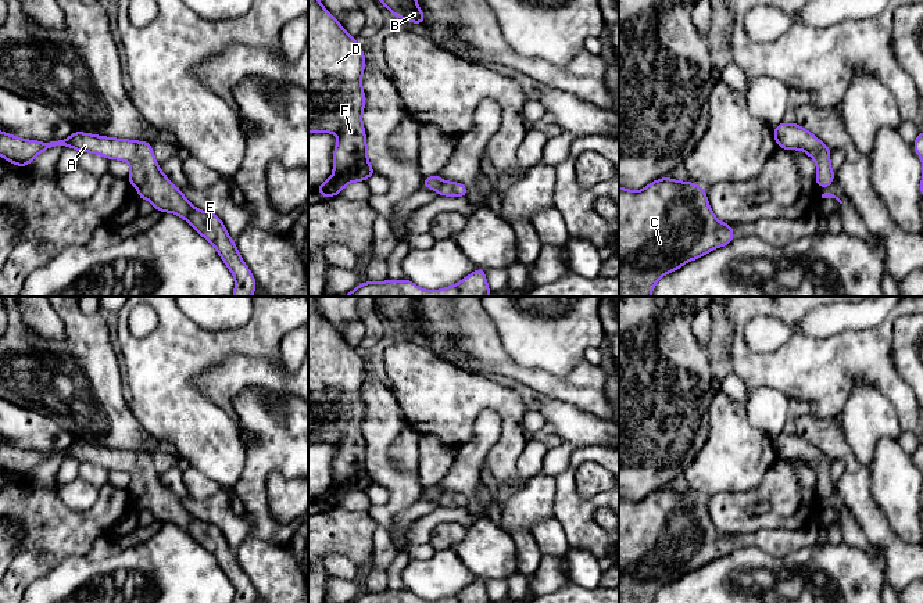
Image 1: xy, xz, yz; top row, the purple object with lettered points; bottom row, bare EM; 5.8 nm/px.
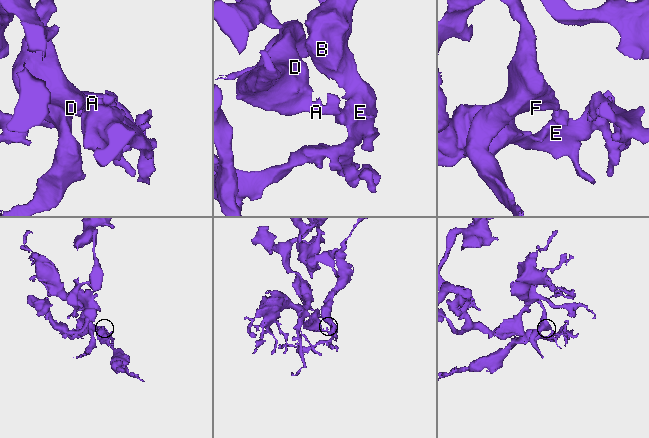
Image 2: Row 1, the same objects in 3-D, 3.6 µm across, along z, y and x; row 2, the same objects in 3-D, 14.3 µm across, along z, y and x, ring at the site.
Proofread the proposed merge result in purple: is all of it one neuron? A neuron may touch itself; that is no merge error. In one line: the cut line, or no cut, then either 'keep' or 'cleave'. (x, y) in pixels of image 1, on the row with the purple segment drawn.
no cut; keep

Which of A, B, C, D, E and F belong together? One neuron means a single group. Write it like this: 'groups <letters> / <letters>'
groups A B C D E F

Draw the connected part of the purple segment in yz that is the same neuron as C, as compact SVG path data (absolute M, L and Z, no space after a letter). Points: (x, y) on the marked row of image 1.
M662 177L640 191L619 187L619 297L651 297L661 276L731 241L734 241L733 225L716 219L708 204L705 189L693 182Z

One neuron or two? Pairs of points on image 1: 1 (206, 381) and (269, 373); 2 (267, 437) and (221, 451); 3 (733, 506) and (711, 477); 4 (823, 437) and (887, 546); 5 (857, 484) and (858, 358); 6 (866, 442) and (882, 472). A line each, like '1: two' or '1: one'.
1: one
2: two
3: two
4: one
5: two
6: two

